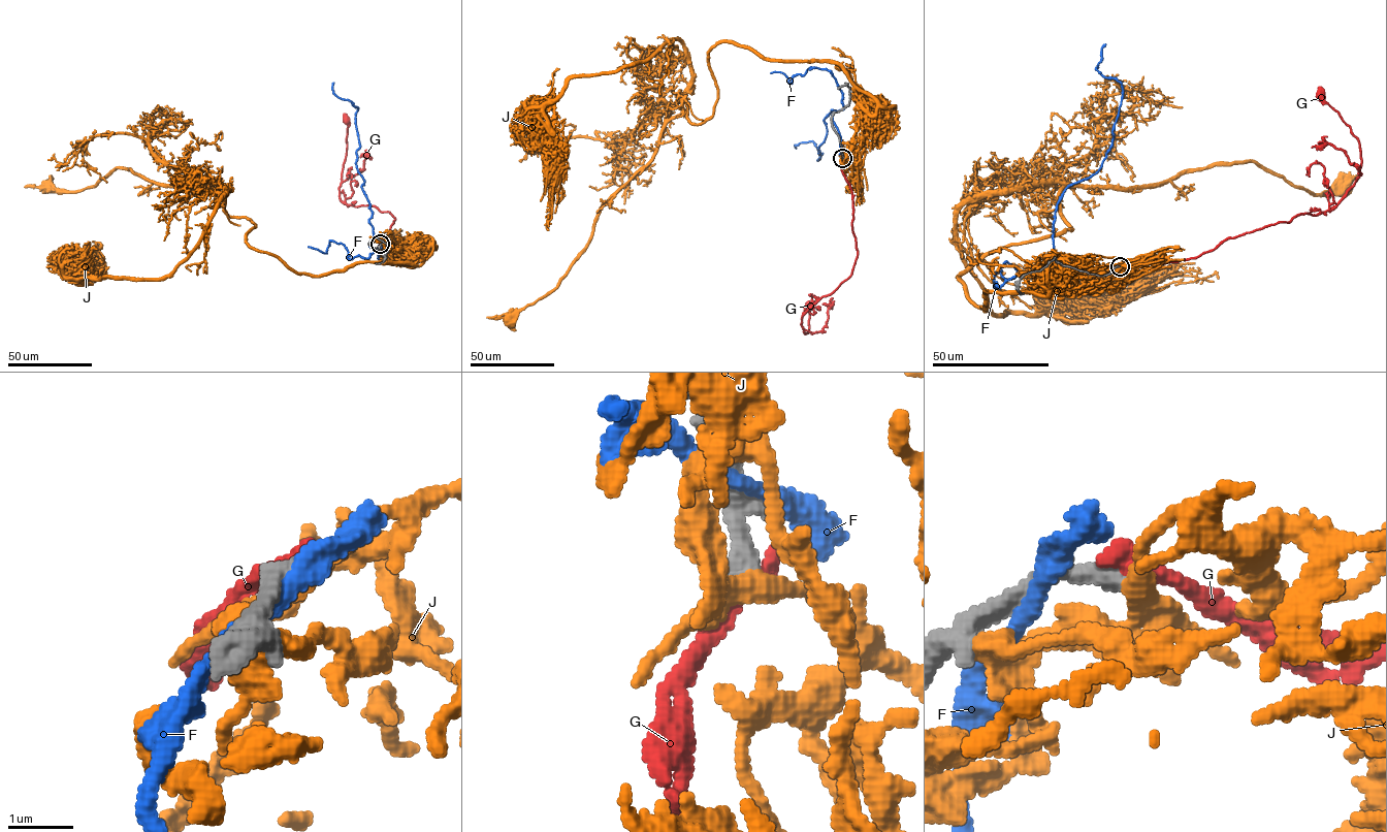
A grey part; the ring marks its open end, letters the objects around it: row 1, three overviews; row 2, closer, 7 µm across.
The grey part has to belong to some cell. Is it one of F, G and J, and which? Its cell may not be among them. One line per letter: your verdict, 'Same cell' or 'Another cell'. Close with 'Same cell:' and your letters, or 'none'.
F: Another cell
G: Same cell
J: Another cell
Same cell: G

